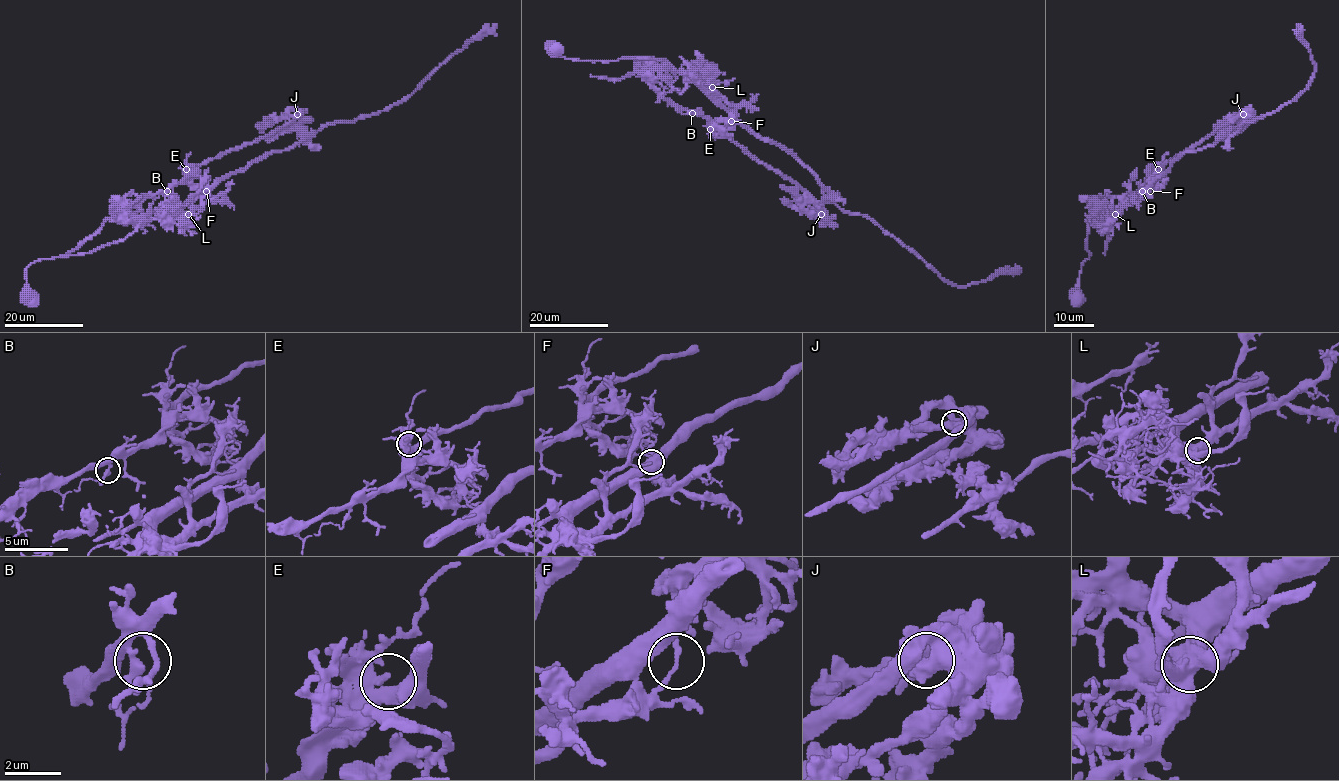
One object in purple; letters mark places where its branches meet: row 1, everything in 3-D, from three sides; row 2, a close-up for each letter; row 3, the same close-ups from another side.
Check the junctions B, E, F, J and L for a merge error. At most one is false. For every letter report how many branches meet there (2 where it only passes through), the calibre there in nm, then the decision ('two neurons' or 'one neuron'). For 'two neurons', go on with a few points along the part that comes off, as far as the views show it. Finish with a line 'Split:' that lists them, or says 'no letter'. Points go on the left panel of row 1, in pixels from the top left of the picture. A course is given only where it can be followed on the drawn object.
B: branches 3; calibre 220 nm; one neuron
E: branches 3; calibre 320 nm; one neuron
F: branches 2; calibre 150 nm; two neurons; course (207, 191), (199, 175), (185, 174), (191, 167), (271, 135), (300, 112), (290, 109), (271, 117), (259, 133)
J: branches 2; calibre 440 nm; one neuron
L: branches 2; calibre 440 nm; one neuron
Split: F

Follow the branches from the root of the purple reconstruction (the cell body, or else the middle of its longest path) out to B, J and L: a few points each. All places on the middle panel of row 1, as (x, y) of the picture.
B: (553, 49), (579, 60), (665, 60), (646, 80), (692, 113)
J: (553, 49), (579, 60), (665, 60), (646, 75), (655, 89), (794, 181), (821, 214)
L: (553, 49), (550, 52), (561, 57), (579, 60), (665, 60), (699, 85), (712, 87)

